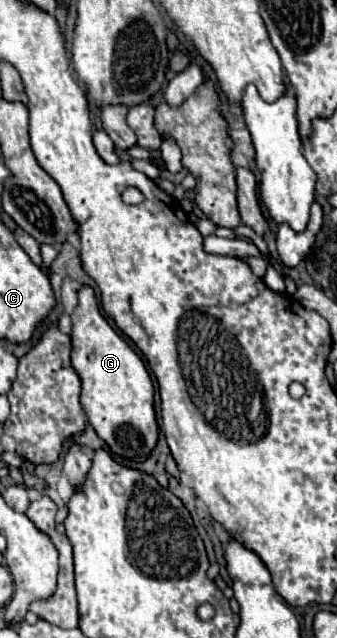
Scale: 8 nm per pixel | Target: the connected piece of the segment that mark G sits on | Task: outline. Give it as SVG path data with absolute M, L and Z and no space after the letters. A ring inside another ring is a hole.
M83 286L79 290L79 304L71 314L71 322L71 362L83 382L81 404L87 422L95 428L97 436L105 440L113 454L125 460L133 458L131 462L145 462L157 446L159 426L153 406L155 388L143 360L121 336L115 334L115 330L101 316L93 288Z

